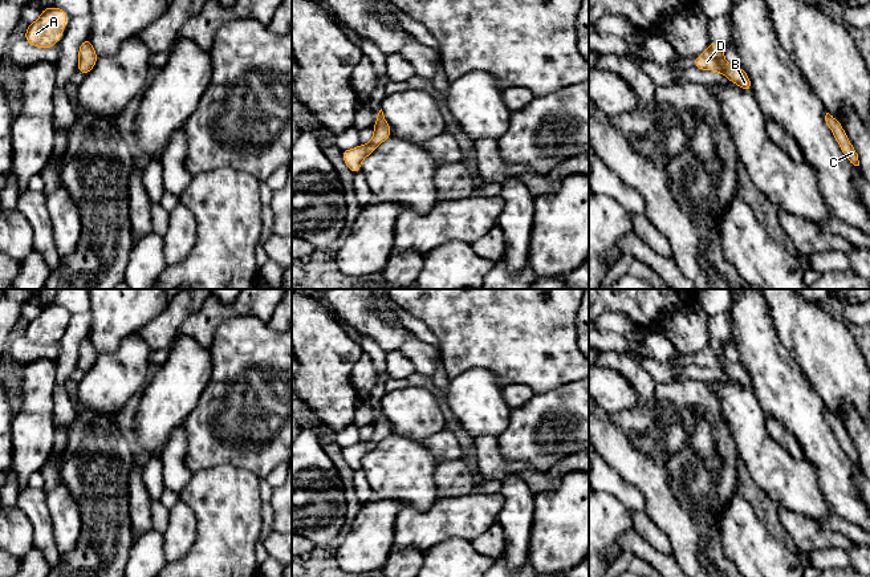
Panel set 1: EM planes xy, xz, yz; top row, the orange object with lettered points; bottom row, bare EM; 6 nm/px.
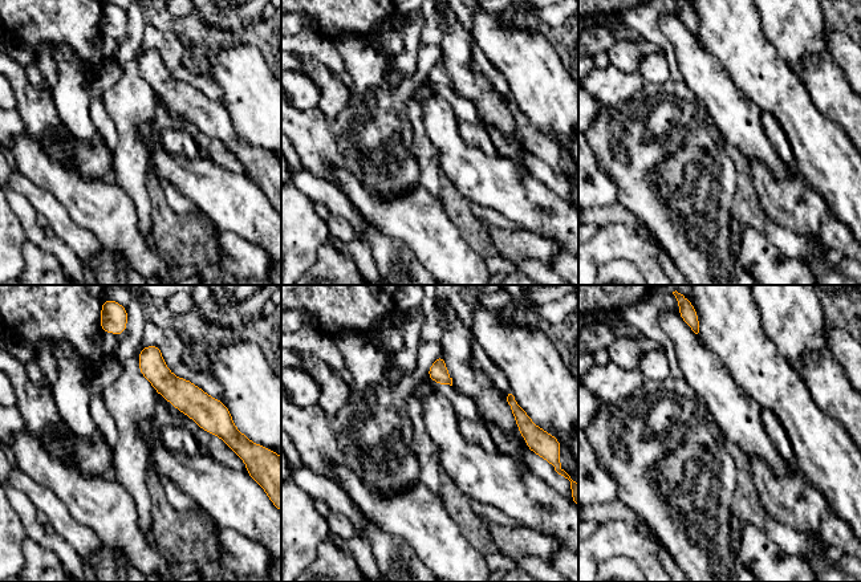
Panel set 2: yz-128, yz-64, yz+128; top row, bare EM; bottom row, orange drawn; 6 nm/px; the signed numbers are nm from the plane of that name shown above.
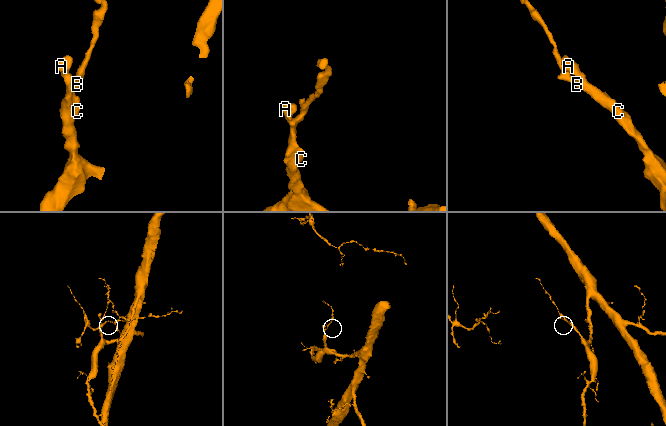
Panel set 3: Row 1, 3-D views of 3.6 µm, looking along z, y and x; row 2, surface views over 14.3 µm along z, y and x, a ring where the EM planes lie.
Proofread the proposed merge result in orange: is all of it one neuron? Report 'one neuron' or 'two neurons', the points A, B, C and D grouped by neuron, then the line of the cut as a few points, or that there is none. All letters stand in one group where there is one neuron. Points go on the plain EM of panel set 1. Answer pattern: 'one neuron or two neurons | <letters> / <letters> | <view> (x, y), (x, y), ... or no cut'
one neuron | A B C D | no cut

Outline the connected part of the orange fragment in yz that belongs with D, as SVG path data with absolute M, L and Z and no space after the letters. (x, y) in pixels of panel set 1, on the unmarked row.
M710 337L707 348L694 355L694 363L700 367L720 369L745 389L752 389L752 381L745 367L740 363L729 362L724 355L724 345L715 341L712 337Z

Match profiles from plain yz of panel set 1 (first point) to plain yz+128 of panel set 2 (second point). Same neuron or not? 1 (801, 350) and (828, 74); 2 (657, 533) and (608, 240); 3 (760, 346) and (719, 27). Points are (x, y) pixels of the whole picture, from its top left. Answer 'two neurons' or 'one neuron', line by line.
1: two neurons
2: two neurons
3: one neuron

